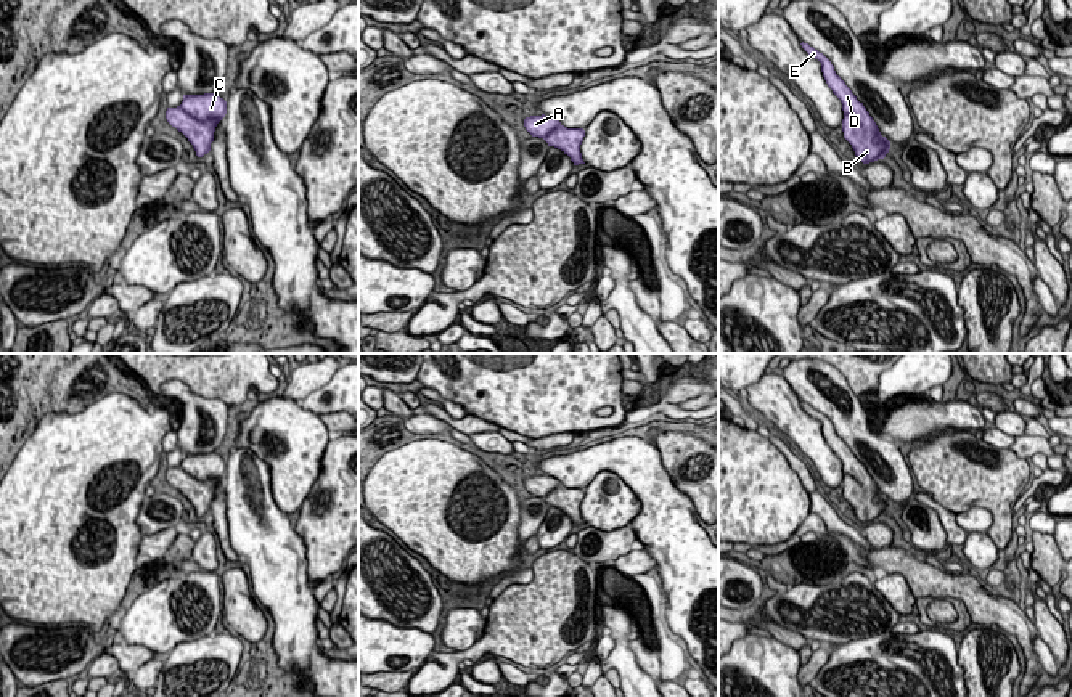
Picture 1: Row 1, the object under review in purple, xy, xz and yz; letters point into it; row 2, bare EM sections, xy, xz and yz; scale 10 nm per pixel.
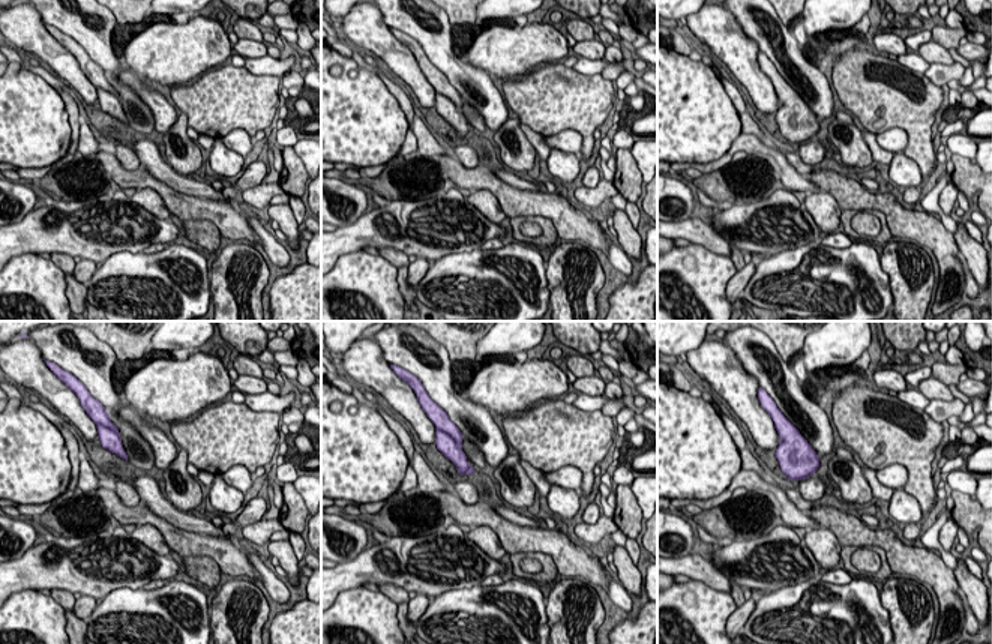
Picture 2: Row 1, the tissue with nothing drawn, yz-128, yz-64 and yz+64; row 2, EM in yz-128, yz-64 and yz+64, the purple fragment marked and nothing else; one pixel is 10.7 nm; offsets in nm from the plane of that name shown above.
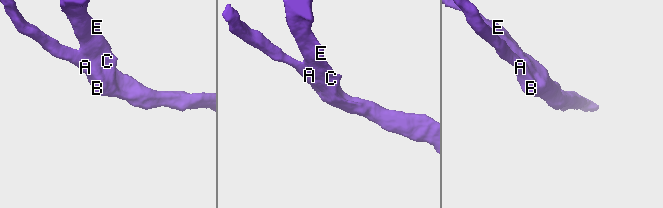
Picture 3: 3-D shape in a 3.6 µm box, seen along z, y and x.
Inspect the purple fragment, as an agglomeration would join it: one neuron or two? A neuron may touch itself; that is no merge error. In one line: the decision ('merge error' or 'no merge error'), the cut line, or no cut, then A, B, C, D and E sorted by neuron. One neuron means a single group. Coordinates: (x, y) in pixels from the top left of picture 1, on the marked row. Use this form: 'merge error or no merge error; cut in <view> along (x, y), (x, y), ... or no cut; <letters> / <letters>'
no merge error; no cut; A B C D E

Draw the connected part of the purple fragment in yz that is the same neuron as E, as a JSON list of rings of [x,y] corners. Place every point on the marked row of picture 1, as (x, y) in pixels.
[[[802,42],[800,45],[812,58],[821,63],[821,72],[828,87],[842,103],[842,132],[844,138],[852,145],[855,156],[863,164],[884,159],[890,149],[890,141],[881,135],[863,103],[857,100],[845,82],[836,74],[834,66],[823,53],[808,43]]]

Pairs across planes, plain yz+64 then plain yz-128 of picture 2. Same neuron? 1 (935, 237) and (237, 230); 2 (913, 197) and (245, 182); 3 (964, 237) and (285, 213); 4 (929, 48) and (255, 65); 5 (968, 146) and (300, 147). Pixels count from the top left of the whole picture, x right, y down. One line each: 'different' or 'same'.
1: same
2: different
3: same
4: different
5: different

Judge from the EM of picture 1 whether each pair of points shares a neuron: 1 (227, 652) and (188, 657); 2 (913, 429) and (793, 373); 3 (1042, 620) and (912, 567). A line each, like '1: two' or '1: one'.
1: one
2: two
3: two

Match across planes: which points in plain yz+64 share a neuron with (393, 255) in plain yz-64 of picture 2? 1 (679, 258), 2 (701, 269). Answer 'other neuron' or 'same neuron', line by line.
1: other neuron
2: other neuron

